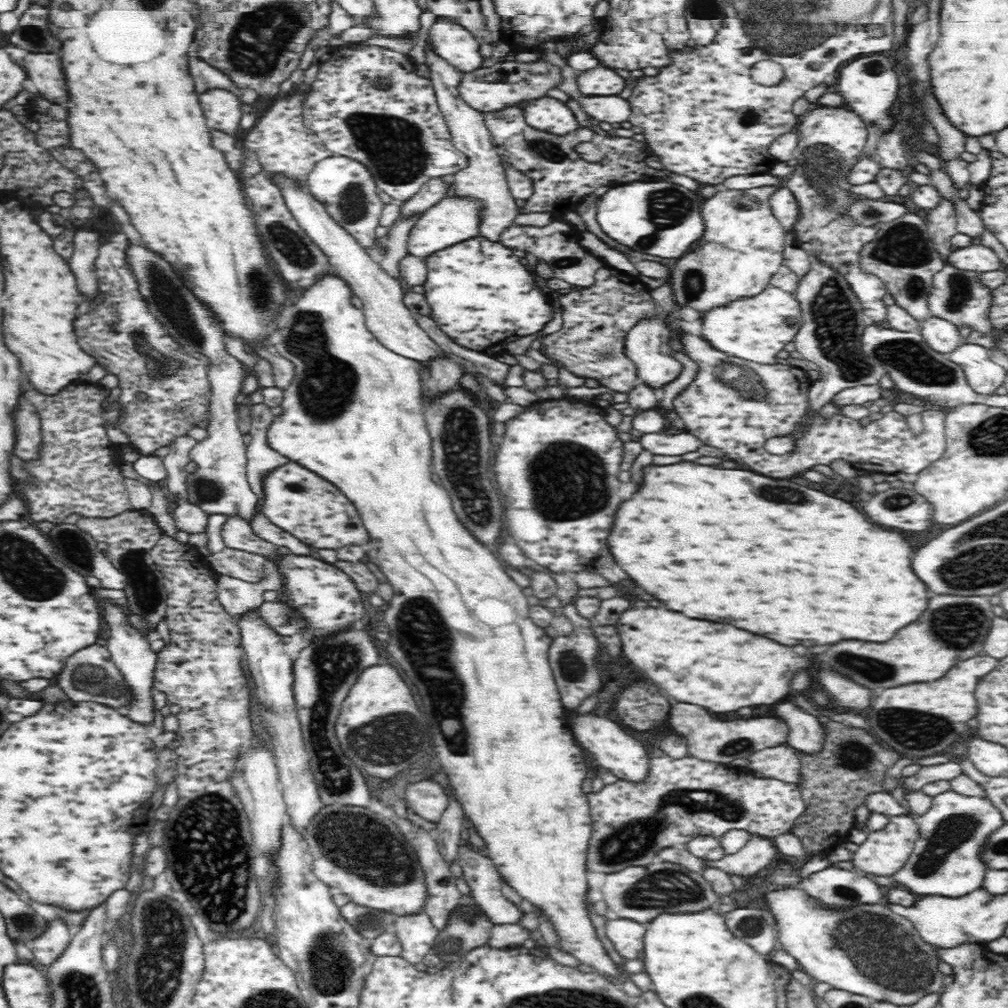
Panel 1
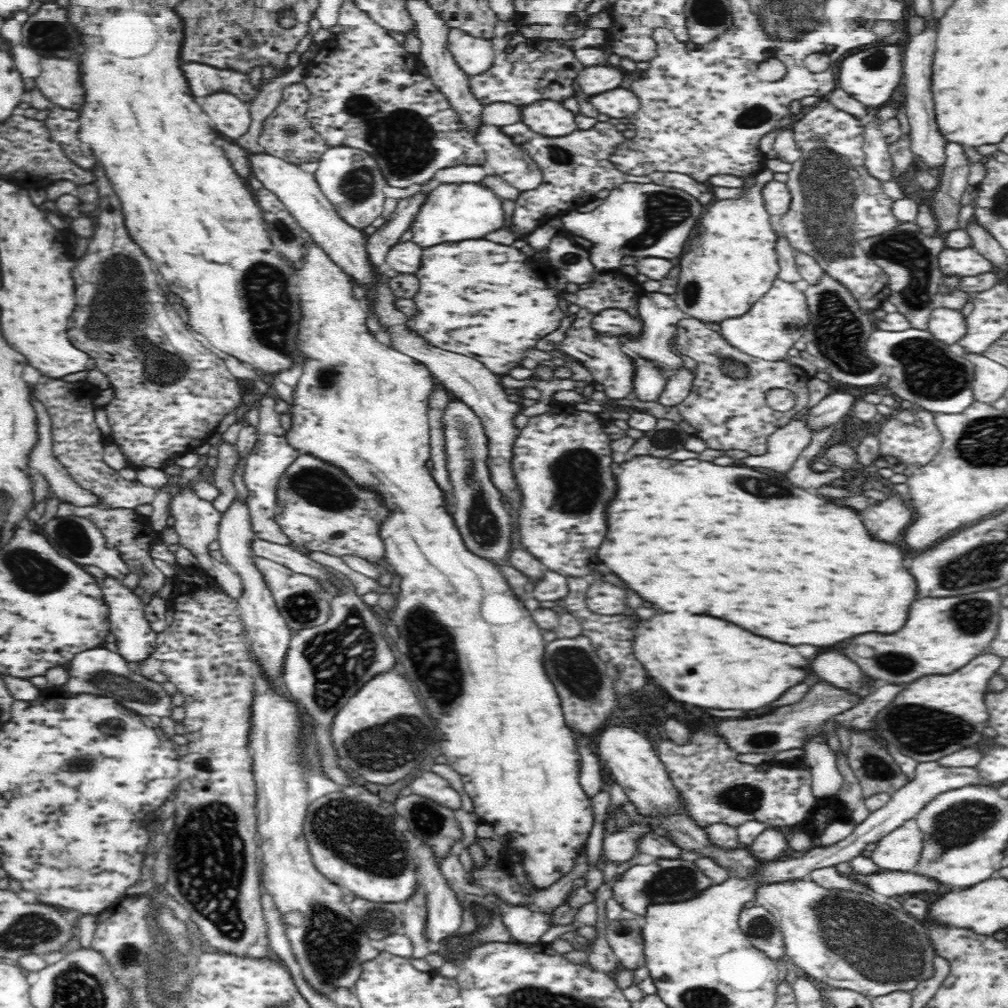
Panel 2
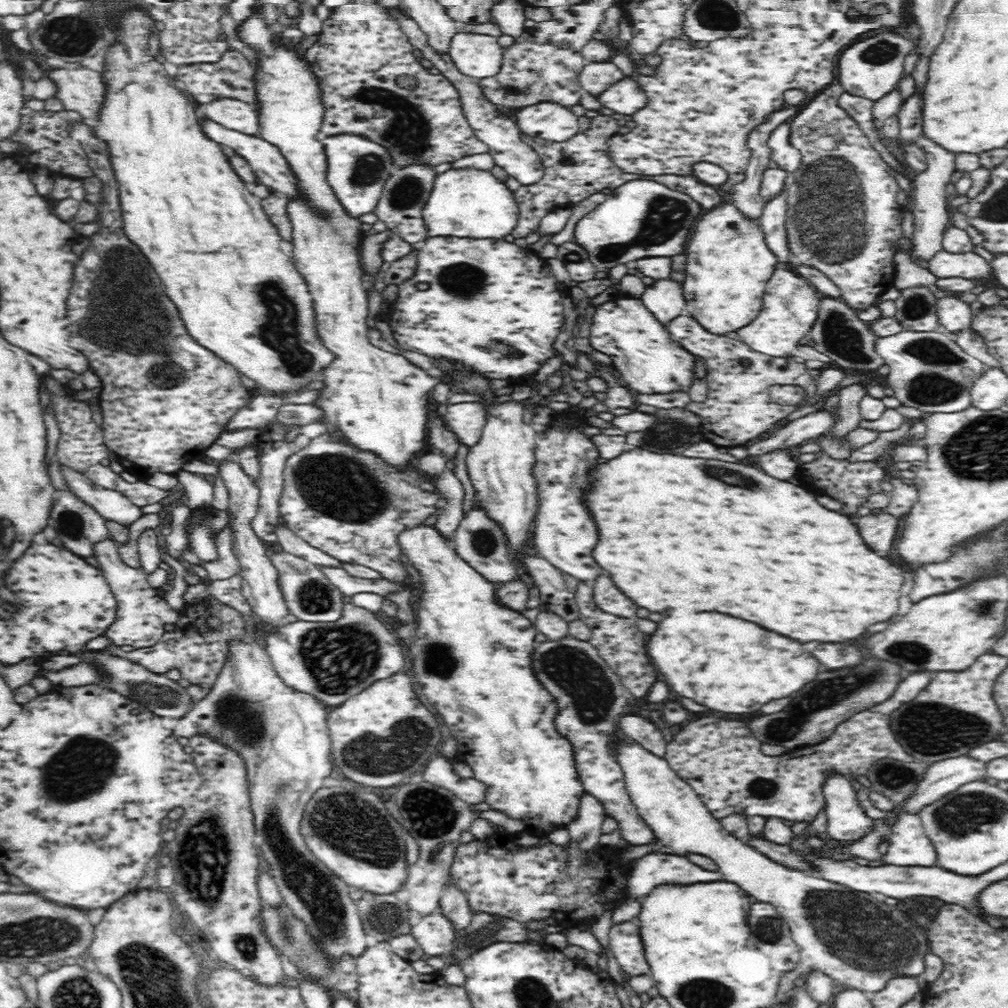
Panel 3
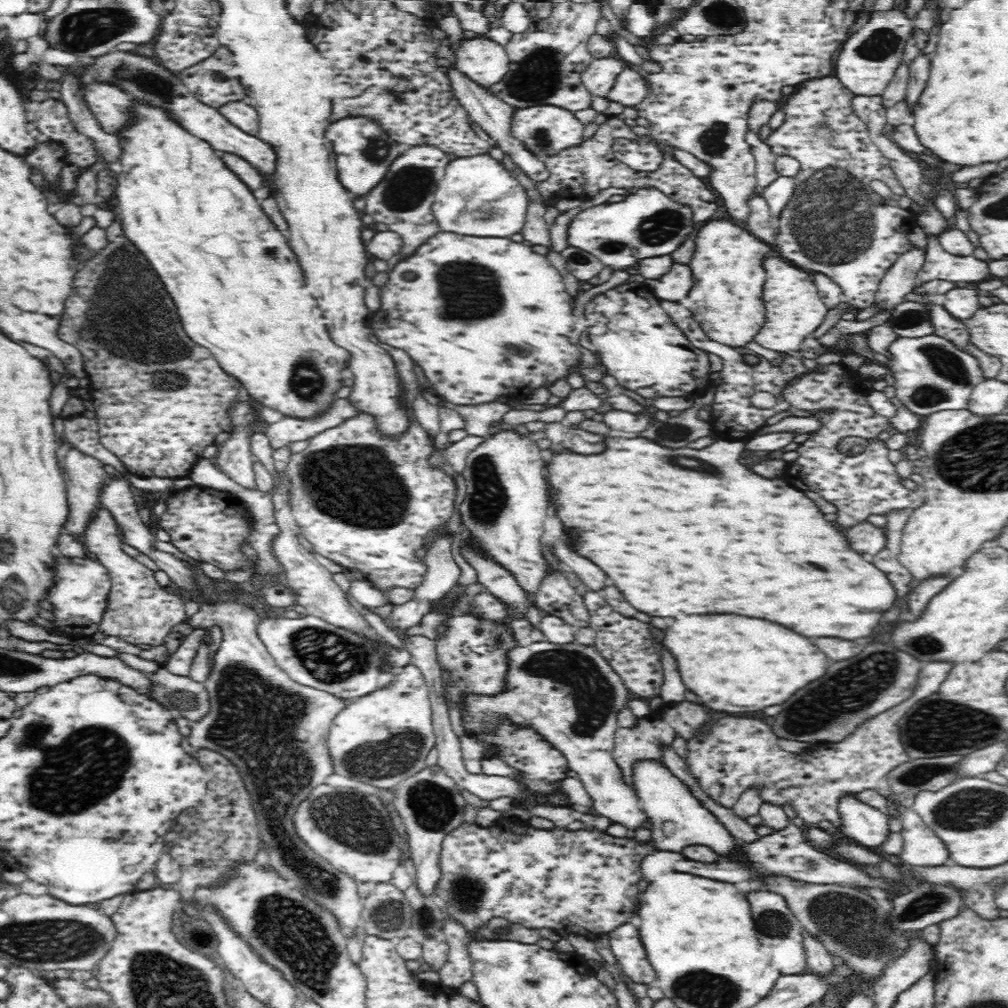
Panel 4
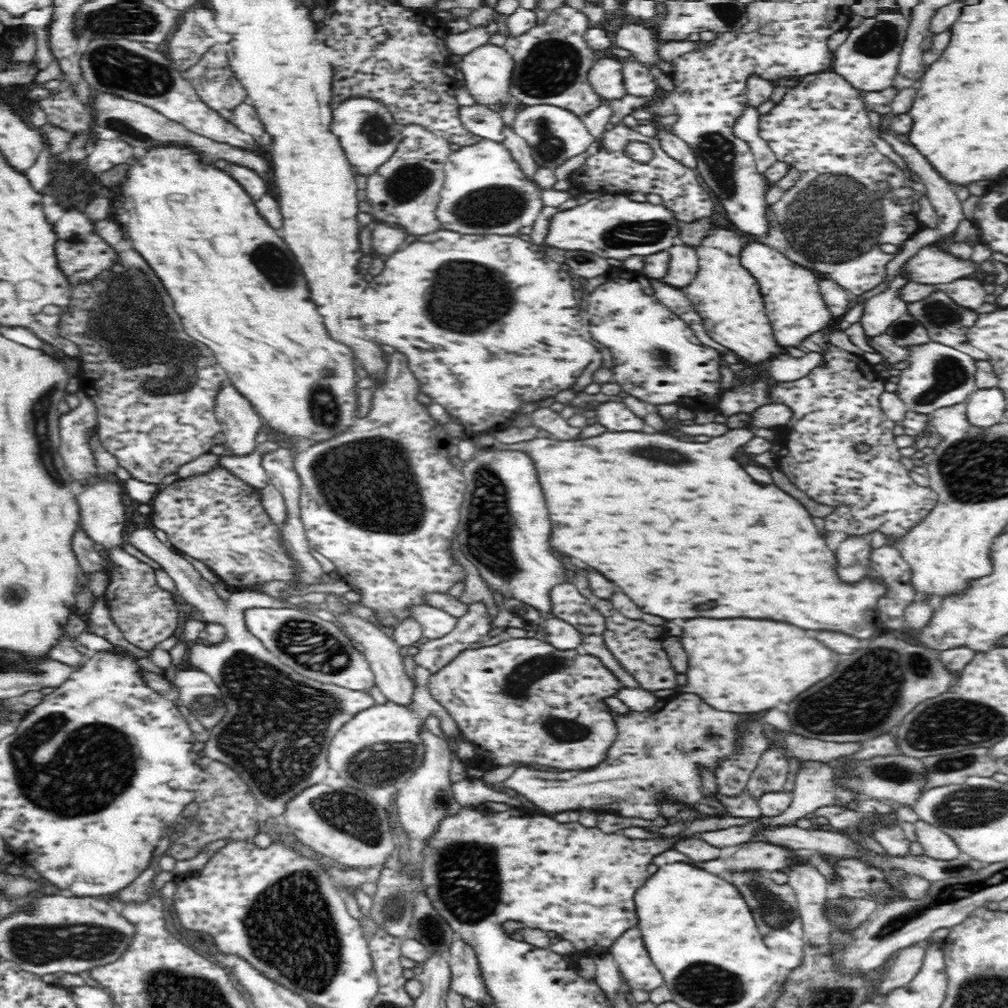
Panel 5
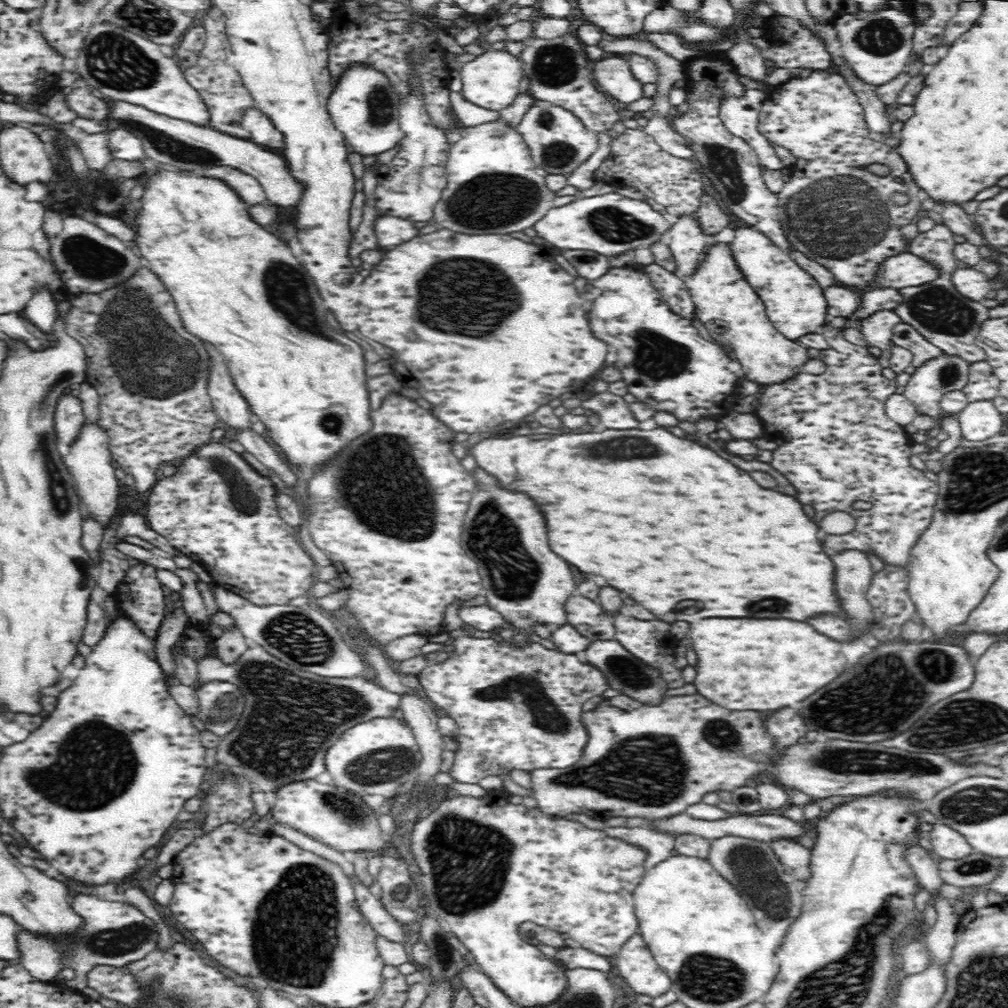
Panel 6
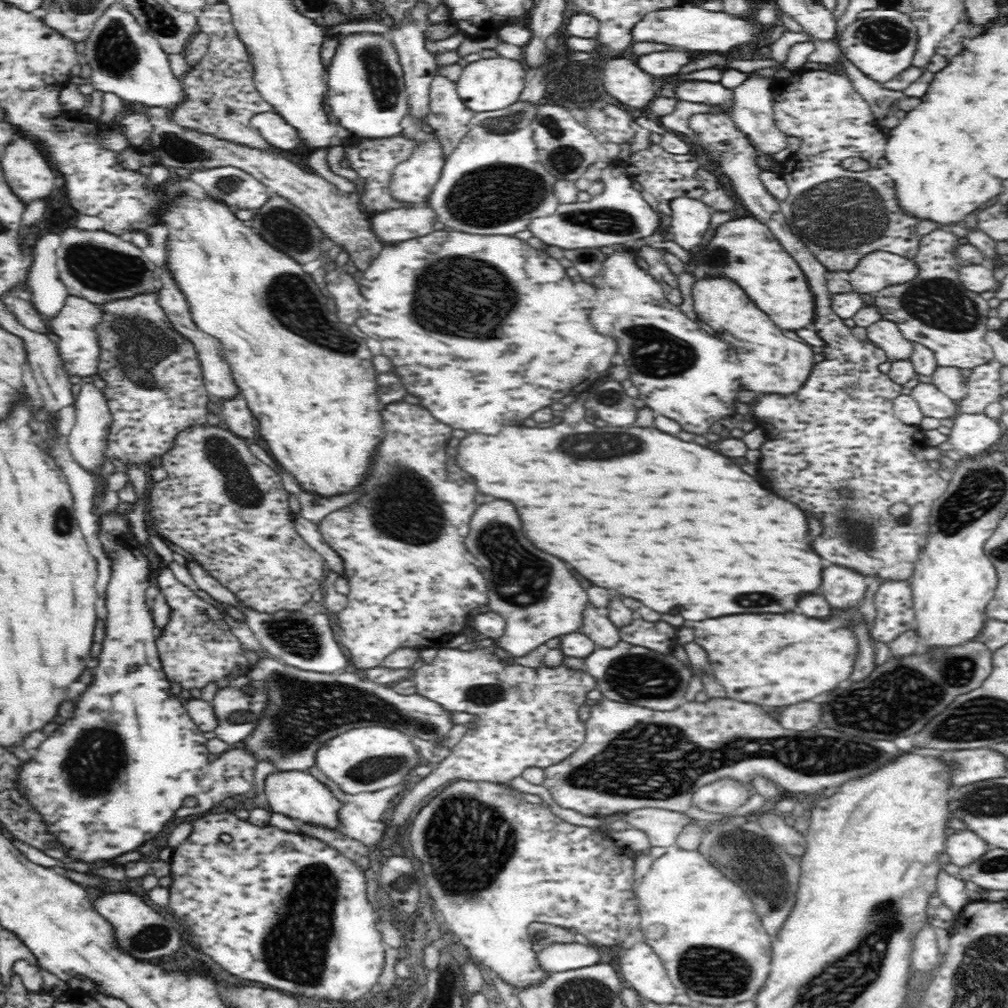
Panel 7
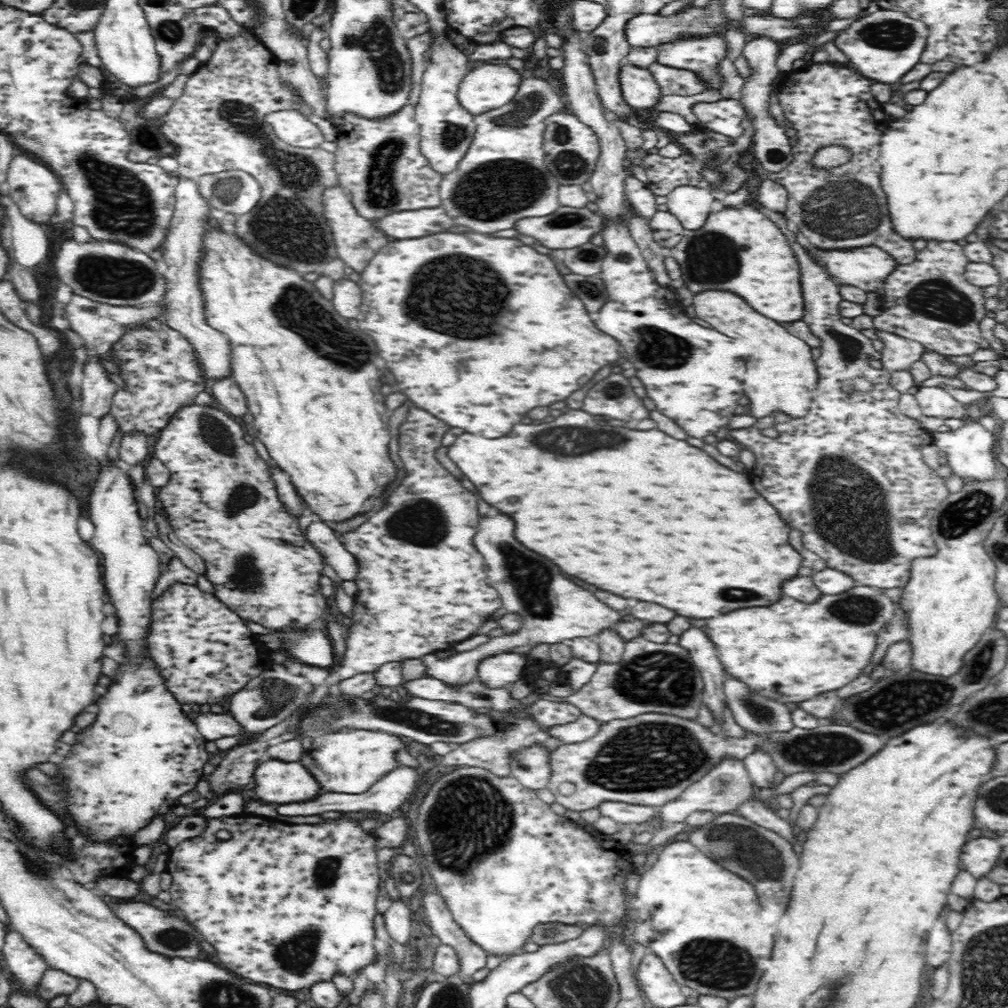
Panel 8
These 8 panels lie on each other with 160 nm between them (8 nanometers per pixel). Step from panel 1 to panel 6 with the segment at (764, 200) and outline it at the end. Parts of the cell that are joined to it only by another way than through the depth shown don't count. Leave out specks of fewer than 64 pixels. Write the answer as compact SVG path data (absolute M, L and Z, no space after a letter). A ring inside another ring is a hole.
M716 242L711 244L706 250L704 258L701 260L698 270L693 276L684 278L688 287L691 299L696 307L696 314L700 318L700 322L708 328L708 332L724 346L728 346L742 366L742 375L746 378L756 380L758 384L772 384L789 379L790 377L798 377L798 368L804 365L809 359L807 351L800 348L796 341L786 339L784 335L776 332L777 328L772 326L772 322L766 318L764 314L764 301L760 295L756 293L756 289L752 287L746 280L743 272L738 268L735 256L732 255L731 244Z

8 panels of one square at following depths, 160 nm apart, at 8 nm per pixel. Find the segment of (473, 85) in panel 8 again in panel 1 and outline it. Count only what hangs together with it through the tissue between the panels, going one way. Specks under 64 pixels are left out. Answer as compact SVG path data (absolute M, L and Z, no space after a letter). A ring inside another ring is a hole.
M436 17L428 28L426 43L434 55L462 73L487 64L480 54L480 44L474 33L458 21Z

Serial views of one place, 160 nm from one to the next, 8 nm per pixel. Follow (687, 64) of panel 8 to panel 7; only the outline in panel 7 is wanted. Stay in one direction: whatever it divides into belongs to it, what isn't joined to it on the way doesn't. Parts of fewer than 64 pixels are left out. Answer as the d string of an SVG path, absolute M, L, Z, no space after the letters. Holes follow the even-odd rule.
M676 48L672 52L636 55L636 66L653 78L669 78L676 76L681 68L692 60L694 58L689 51Z

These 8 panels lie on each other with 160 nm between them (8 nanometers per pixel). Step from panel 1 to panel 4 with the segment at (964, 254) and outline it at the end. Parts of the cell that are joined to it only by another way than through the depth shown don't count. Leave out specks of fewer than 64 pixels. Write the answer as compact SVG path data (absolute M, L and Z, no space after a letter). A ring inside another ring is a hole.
M939 239L928 243L928 253L924 266L918 272L921 286L930 280L948 280L949 282L980 283L990 279L988 264L973 255L964 257L946 252L939 244Z

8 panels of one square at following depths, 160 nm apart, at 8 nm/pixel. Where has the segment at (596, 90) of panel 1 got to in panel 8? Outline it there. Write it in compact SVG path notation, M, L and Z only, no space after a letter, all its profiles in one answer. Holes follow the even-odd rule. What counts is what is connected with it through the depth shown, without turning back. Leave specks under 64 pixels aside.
M622 62L618 78L623 101L631 108L651 108L662 96L659 84L647 68Z

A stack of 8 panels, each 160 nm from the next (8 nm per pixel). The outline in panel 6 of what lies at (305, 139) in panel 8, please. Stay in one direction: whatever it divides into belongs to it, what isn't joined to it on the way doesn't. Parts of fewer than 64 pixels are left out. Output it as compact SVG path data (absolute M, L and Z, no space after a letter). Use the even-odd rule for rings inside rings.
M256 107L247 108L240 121L242 128L249 132L248 140L264 148L279 151L284 144L281 133L272 128L272 122Z

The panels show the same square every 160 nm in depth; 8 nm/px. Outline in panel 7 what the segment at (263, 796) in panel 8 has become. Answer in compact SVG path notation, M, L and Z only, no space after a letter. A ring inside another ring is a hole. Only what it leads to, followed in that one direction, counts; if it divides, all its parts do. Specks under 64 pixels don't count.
M272 772L266 778L264 792L265 802L270 805L270 812L308 824L308 827L344 834L339 815L344 803L334 795L331 788L313 775L304 772Z

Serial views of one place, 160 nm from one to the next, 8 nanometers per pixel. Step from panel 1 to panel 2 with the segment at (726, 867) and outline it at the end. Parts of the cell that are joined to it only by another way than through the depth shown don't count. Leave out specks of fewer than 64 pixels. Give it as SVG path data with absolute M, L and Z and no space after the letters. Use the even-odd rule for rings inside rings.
M766 828L746 849L758 862L767 864L788 856L789 845L784 832Z

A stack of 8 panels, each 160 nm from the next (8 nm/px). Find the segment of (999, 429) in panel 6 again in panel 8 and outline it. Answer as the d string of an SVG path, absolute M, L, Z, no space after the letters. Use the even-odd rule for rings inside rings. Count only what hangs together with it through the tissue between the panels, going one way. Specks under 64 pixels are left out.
M966 417L966 424L951 430L949 432L933 432L933 444L938 446L946 454L948 466L950 466L953 474L960 476L962 480L968 477L974 477L980 480L988 480L995 476L996 462L996 442L994 434L990 430L986 430L975 417Z

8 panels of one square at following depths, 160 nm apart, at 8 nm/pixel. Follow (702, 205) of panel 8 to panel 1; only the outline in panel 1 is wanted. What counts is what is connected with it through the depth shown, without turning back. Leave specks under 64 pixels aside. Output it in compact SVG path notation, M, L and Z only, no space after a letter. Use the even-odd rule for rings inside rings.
M659 319L640 321L628 332L626 339L625 354L634 362L640 384L646 384L656 392L674 382L682 372L682 363L672 357L670 331L668 324Z

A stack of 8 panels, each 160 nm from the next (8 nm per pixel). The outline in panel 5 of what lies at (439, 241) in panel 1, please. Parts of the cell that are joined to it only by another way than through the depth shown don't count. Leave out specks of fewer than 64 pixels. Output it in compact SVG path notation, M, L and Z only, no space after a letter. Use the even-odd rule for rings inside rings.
M484 139L474 146L460 147L452 151L445 162L445 179L439 195L436 217L446 230L460 234L512 236L521 228L534 225L542 208L541 191L537 190L539 181L530 182L522 174L520 167L503 144Z

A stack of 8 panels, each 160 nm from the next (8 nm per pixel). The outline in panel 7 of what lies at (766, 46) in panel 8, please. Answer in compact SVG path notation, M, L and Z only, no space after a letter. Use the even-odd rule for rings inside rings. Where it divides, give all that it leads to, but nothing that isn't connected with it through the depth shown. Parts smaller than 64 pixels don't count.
M756 71L748 73L748 78L736 86L734 91L734 110L732 110L731 117L735 125L747 137L748 140L761 153L772 156L777 152L782 152L788 146L788 136L780 132L775 125L772 101L771 101L771 81L768 78L758 75Z

